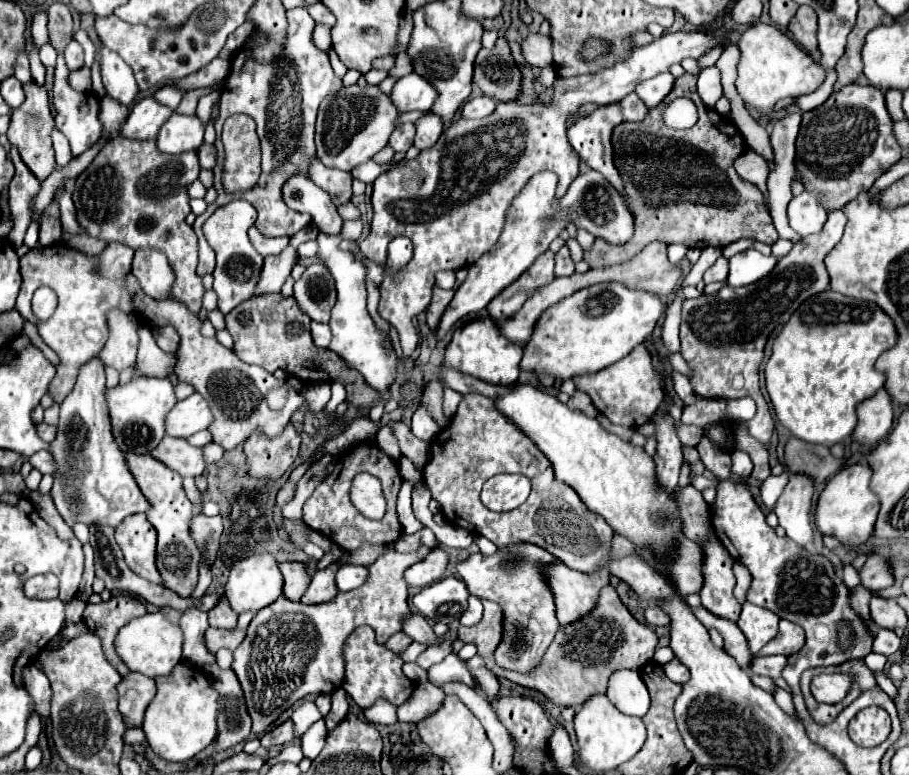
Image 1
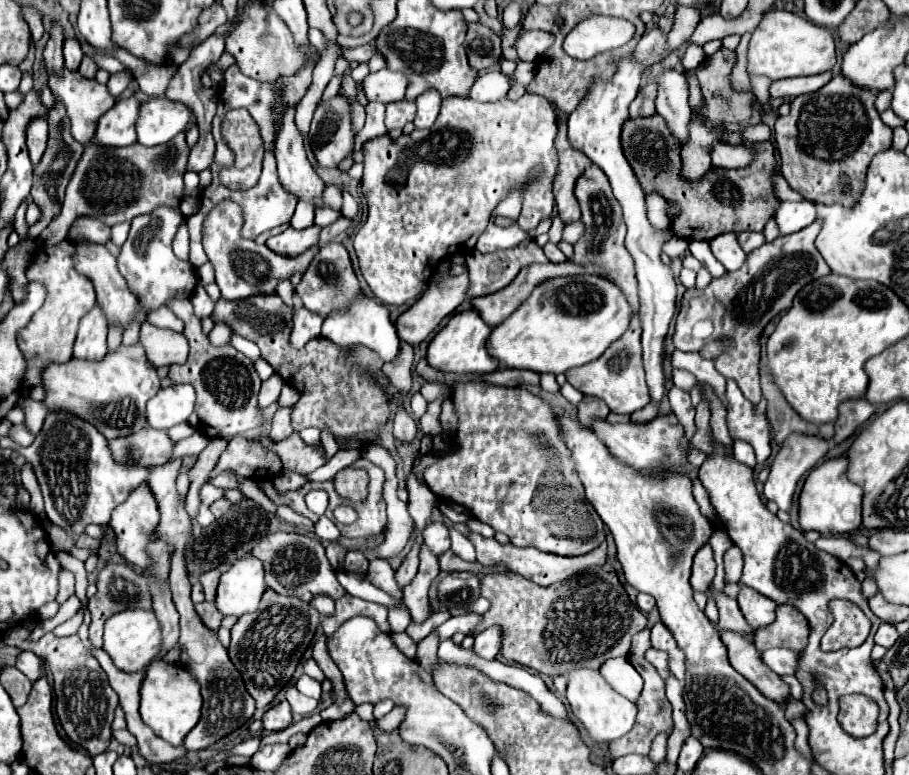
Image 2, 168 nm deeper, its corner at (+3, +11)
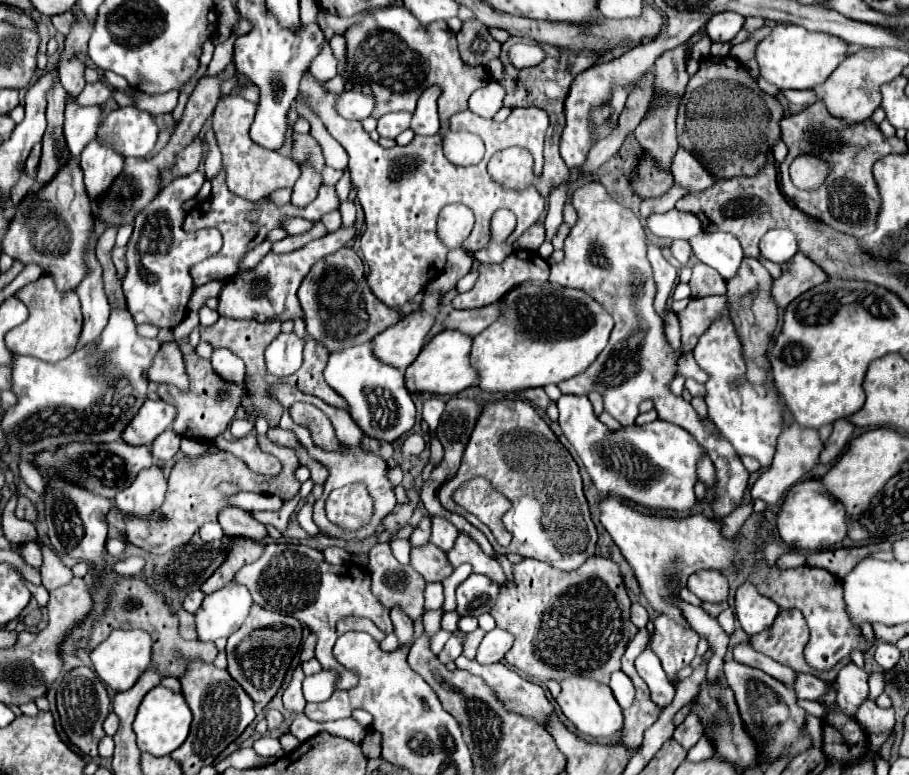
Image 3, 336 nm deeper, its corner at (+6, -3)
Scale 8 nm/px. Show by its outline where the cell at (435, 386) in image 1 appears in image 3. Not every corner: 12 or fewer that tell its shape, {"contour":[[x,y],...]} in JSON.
{"contour":[[451,398],[437,426],[445,458],[431,478],[451,480],[481,406]]}

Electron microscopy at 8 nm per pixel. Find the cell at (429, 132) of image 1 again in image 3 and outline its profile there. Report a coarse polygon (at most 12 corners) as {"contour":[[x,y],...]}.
{"contour":[[429,86],[413,112],[415,134],[439,130],[439,86]]}

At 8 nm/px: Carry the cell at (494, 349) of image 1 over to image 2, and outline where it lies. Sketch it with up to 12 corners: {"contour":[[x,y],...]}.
{"contour":[[476,310],[454,314],[428,346],[428,364],[488,374],[490,326]]}

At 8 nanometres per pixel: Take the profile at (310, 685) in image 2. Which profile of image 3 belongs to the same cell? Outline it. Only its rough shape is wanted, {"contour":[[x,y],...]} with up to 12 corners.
{"contour":[[321,670],[303,680],[307,702],[323,702],[339,674]]}

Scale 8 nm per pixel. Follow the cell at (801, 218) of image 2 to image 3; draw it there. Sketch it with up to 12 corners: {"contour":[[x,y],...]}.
{"contour":[[771,230],[761,238],[765,260],[785,264],[797,252],[789,230]]}

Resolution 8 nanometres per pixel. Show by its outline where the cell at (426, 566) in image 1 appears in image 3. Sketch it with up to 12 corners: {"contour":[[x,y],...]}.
{"contour":[[433,516],[431,542],[445,552],[453,548],[457,528]]}

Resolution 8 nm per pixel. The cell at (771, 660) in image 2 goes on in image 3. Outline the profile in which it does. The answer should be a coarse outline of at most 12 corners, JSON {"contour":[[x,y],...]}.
{"contour":[[797,674],[797,698],[819,702],[835,686],[813,674]]}

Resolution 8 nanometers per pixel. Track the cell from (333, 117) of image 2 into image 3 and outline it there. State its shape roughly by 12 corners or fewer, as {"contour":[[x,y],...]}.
{"contour":[[301,166],[301,176],[291,192],[299,208],[315,200],[321,174]]}

